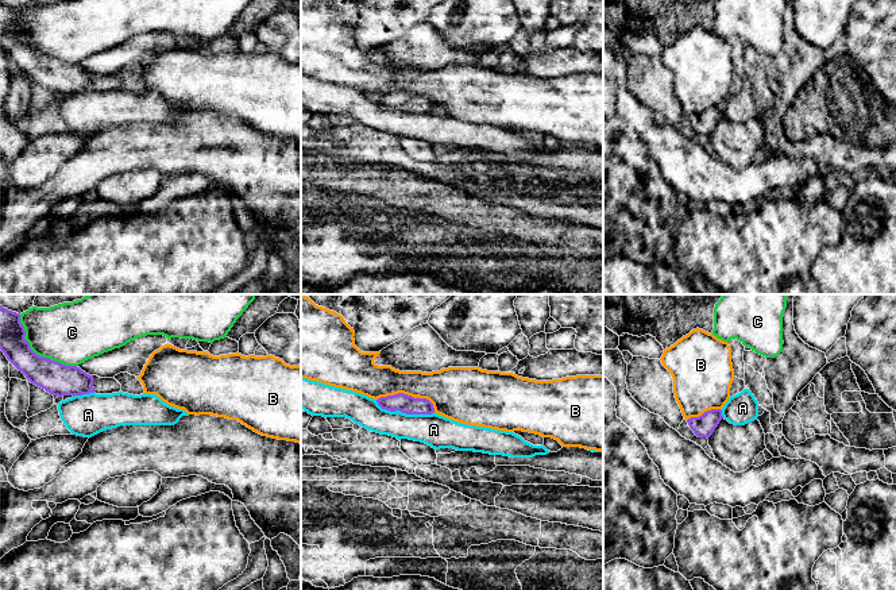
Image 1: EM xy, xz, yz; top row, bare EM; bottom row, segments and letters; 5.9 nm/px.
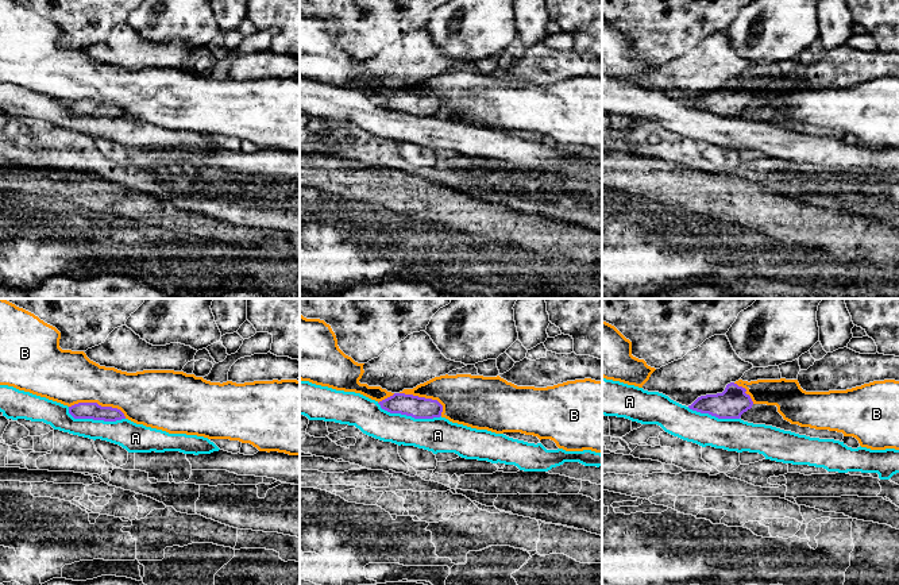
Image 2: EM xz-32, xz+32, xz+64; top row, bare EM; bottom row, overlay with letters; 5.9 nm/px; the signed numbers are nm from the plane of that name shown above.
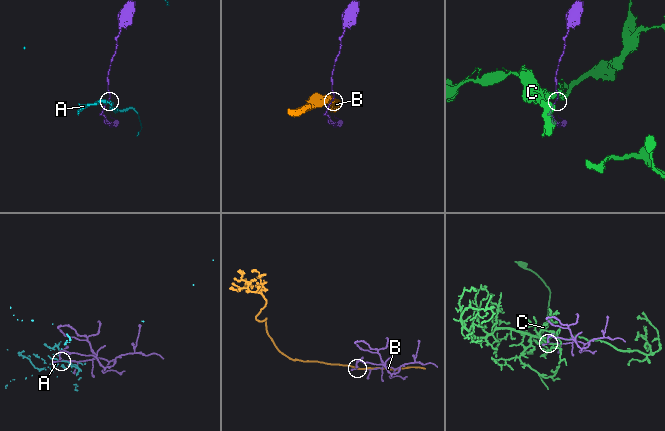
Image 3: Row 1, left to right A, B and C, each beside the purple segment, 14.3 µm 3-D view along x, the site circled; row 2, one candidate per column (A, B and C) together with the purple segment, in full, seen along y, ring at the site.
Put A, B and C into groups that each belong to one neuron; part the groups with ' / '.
A / B / C

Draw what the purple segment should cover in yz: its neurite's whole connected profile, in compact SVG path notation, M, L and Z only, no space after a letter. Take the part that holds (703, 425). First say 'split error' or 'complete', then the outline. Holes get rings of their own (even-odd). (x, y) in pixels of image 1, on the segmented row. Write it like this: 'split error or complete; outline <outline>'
complete; outline M711 409L699 417L688 419L687 423L698 437L708 439L722 419L723 416L721 409Z

